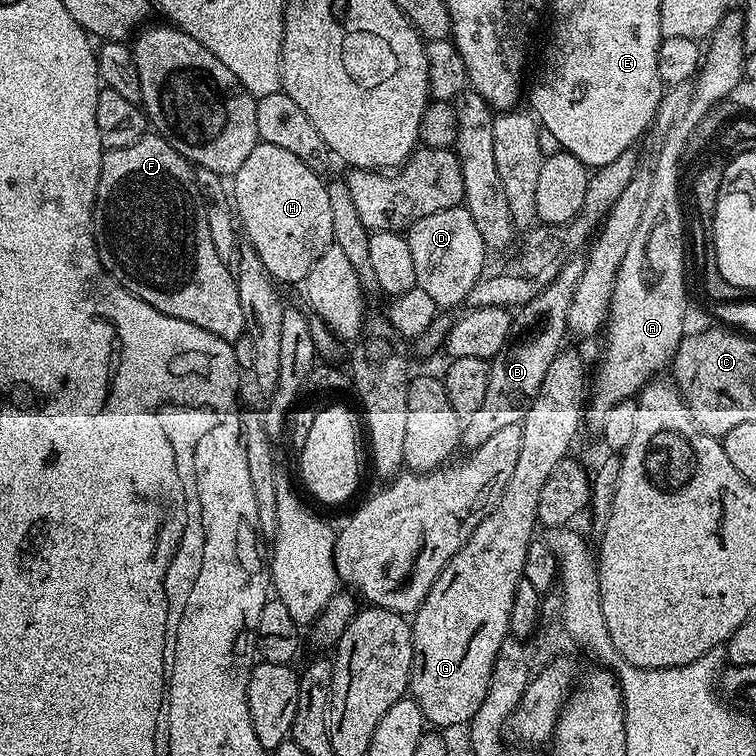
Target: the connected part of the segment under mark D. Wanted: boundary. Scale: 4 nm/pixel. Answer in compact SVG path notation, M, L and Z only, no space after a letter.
M461 206L438 210L438 214L426 214L426 218L418 218L418 222L414 222L406 235L410 255L414 258L416 287L426 290L426 294L434 298L437 309L452 308L460 303L463 305L474 282L478 282L486 272L486 249L482 234L478 234L478 226L474 226L474 218L470 218L470 210Z

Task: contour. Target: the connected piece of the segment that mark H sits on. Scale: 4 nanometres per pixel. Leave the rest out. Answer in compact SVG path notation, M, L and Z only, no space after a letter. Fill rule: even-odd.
M258 142L246 162L237 170L230 180L230 196L234 201L234 211L238 217L239 227L246 235L247 243L262 258L262 266L268 271L273 281L284 284L299 285L310 274L310 266L322 258L327 248L333 247L334 221L330 210L330 194L328 185L315 172L297 158L290 154L290 150L282 150L282 146L270 146Z

